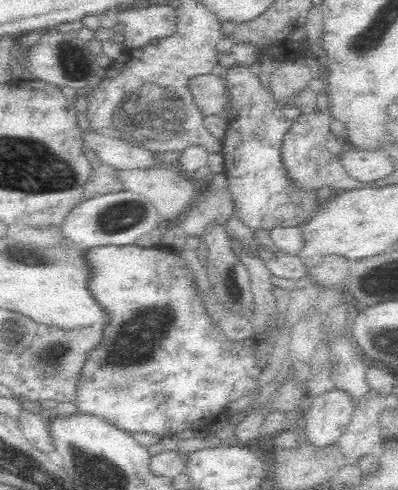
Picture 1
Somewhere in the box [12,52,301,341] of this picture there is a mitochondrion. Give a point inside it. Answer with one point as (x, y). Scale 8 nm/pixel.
(138, 114)

